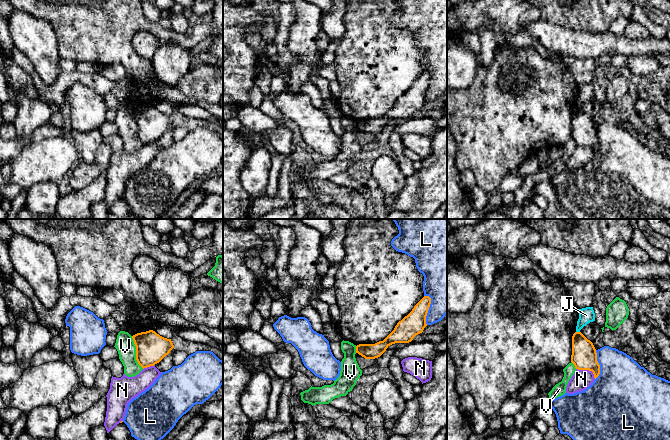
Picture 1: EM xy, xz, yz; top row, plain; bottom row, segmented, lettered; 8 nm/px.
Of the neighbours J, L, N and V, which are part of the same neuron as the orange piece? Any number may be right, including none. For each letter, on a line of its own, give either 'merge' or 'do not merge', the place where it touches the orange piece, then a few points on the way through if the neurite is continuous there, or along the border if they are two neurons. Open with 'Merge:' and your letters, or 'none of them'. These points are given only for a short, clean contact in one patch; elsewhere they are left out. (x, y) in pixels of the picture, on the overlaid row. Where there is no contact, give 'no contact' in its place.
Merge: none of them
J: do not merge | yz (578, 332) | along yz (576, 331), (579, 332)
L: do not merge | xz (428, 308)
N: do not merge | yz (587, 369)
V: do not merge | xy (136, 352)

